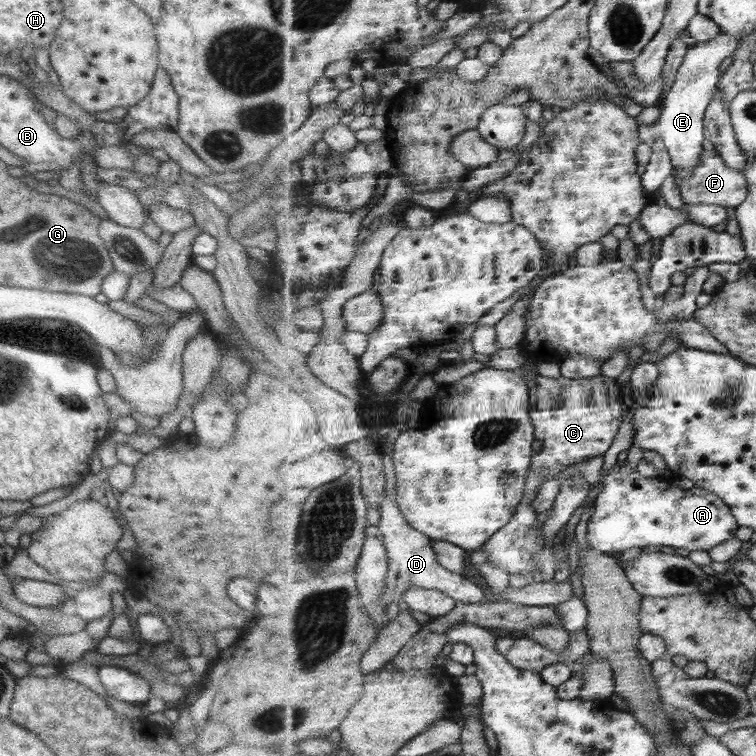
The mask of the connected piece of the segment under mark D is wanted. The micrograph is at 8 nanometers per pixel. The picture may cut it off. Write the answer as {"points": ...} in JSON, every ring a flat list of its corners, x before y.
{"points":[[384,496,380,502,381,520,378,524,379,533,384,537,384,545,388,552,389,574,387,586,383,593,382,603,386,605,403,600,404,594,410,586,418,586,427,590,444,592,456,601,467,604,477,604,487,601,483,590,477,586,477,582,471,578,465,578,461,574,455,574,447,570,438,561,437,553,432,547,426,534,415,530,406,519,396,500,391,496]]}

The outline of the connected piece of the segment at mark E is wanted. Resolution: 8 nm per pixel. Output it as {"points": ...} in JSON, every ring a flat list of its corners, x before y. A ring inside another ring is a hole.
{"points":[[719,33,714,39,697,42,690,47,684,63,680,66,679,74,675,84,666,94,664,107,659,118,652,125,639,125,639,139,650,147,657,138,663,138,667,152,671,153,674,172,693,172,703,156,703,140,706,139,704,120,706,110,716,95,718,84,723,73,719,66,734,56,740,47,741,35,730,35]]}

